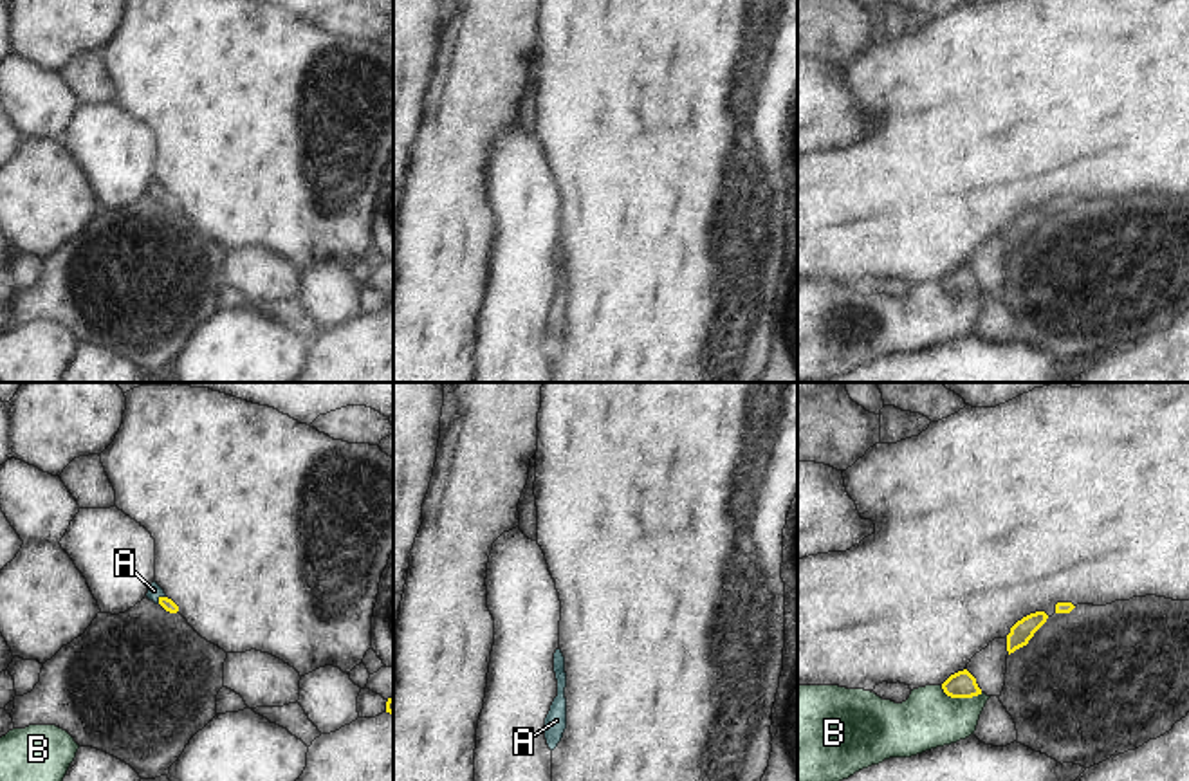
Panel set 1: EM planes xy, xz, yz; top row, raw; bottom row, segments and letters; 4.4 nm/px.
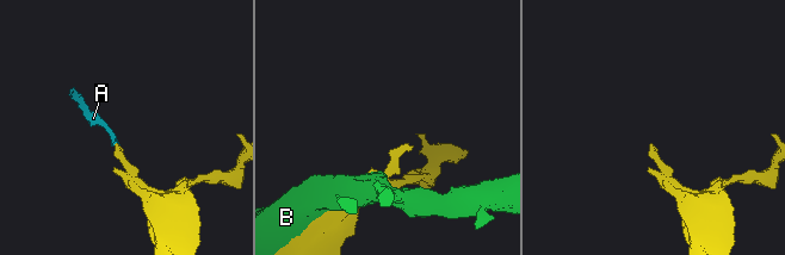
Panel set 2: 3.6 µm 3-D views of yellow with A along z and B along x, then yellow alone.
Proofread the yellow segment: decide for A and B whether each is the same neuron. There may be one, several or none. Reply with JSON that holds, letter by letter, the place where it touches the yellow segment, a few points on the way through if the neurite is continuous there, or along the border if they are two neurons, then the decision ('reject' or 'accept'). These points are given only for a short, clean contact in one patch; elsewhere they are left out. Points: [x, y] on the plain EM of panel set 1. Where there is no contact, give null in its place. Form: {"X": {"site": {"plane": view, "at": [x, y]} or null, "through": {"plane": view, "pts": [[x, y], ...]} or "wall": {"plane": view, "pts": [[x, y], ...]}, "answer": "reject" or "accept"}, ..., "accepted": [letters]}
{"A": {"site": {"plane": "xy", "at": [159, 195]}, "through": {"plane": "xy", "pts": [[168, 201], [159, 195], [154, 186]]}, "answer": "accept"}, "B": {"site": {"plane": "yz", "at": [960, 293]}, "answer": "reject"}, "accepted": ["A"]}

